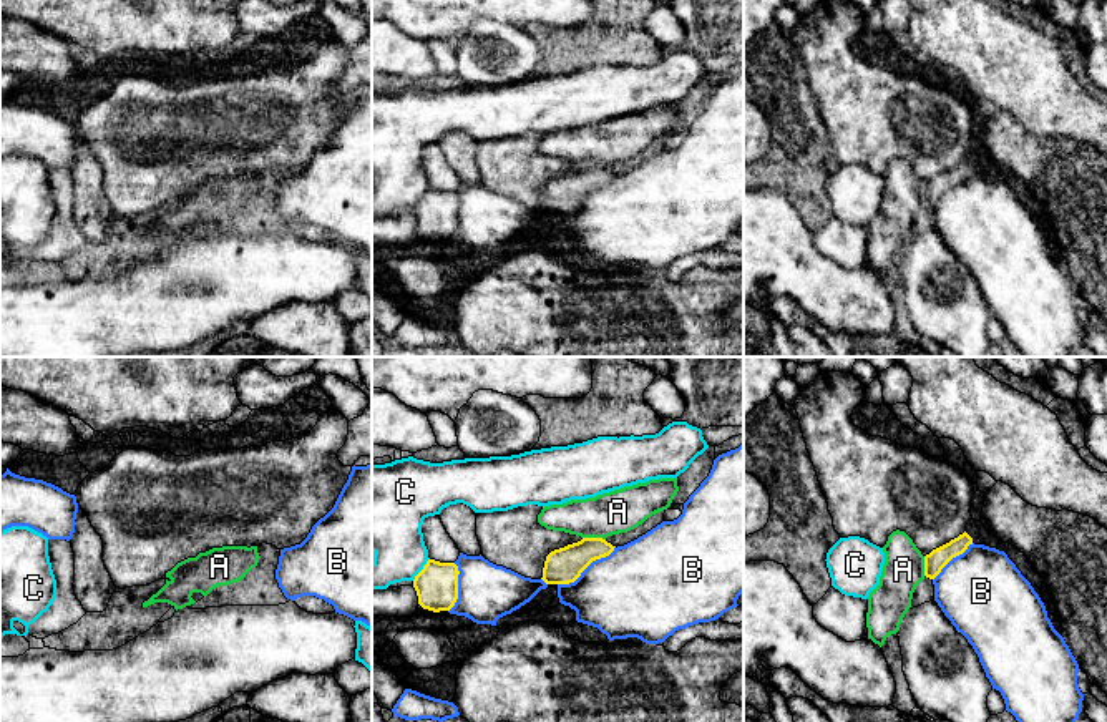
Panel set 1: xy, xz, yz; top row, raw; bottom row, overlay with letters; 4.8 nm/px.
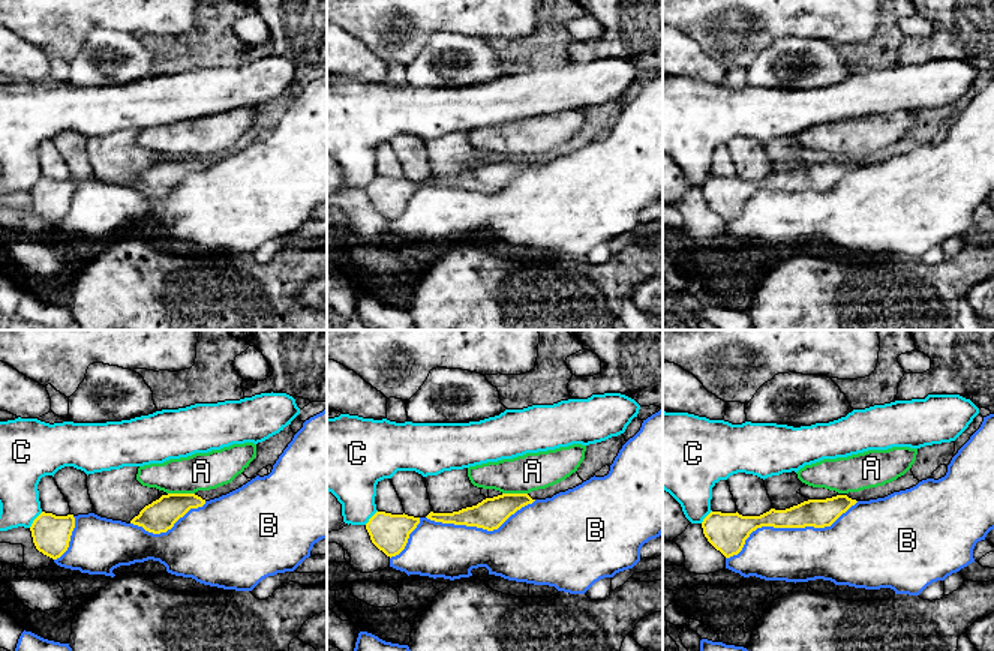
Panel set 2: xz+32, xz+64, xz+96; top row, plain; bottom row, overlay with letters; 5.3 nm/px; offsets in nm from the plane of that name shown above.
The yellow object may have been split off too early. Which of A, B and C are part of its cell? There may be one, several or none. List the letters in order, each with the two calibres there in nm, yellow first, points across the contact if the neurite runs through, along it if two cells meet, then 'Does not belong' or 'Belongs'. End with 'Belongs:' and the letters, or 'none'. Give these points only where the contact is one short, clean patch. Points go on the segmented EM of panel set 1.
A: Thickness 170 nm (yellow) against 200 nm. Does not belong
B: Thickness 170 nm (yellow) against 420 nm. Does not belong
C: Thickness 200 nm (yellow) against 280 nm. Does not belong
Belongs: none

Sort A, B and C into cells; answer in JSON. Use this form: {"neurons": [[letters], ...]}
{"neurons": [["A"], ["B"], ["C"]]}

